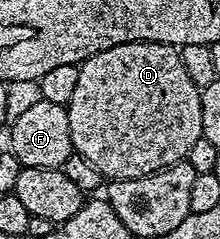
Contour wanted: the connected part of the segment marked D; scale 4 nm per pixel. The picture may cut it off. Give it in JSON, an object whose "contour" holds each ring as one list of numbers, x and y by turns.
{"contour":[[137,41,135,43,113,43,104,51,93,51,87,59,79,64,80,72,78,81,74,81,74,93,67,103,68,116,70,117,70,137,72,138,72,149,75,154,86,157,94,165,94,169,100,171,101,176,109,180,133,179,139,175,153,175,163,167,172,167,181,162,187,156,190,145,202,138,202,105,200,104,200,88,194,81,190,81,190,73,180,60,180,52,175,47,169,47,166,43,150,43]]}

